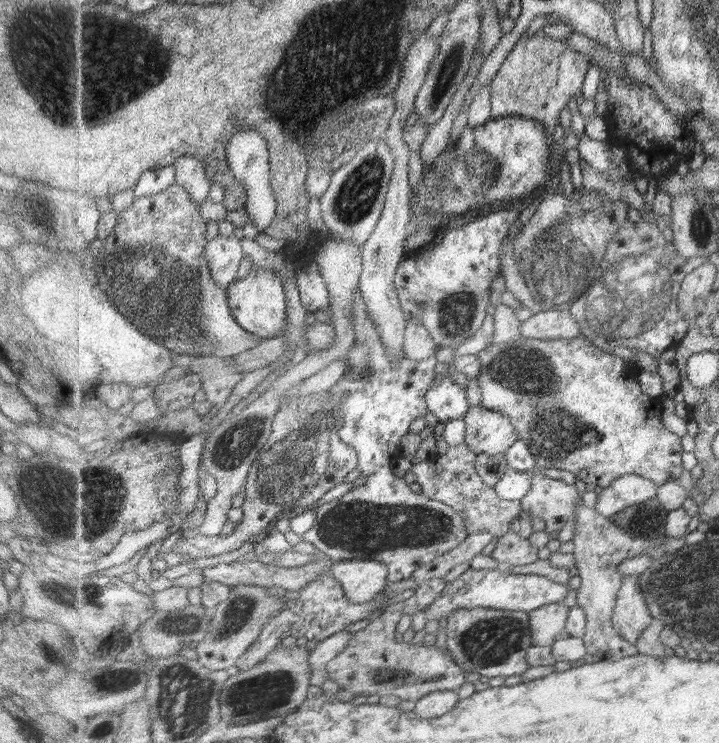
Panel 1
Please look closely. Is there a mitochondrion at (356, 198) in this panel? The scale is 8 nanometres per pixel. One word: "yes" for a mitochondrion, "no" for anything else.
yes

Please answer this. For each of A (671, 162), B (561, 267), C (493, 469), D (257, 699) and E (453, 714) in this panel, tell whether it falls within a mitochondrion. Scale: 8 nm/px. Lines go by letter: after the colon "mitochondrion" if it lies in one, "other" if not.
A: other
B: mitochondrion
C: mitochondrion
D: mitochondrion
E: other

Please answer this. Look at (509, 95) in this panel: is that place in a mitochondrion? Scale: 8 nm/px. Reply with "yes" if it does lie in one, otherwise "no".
no

